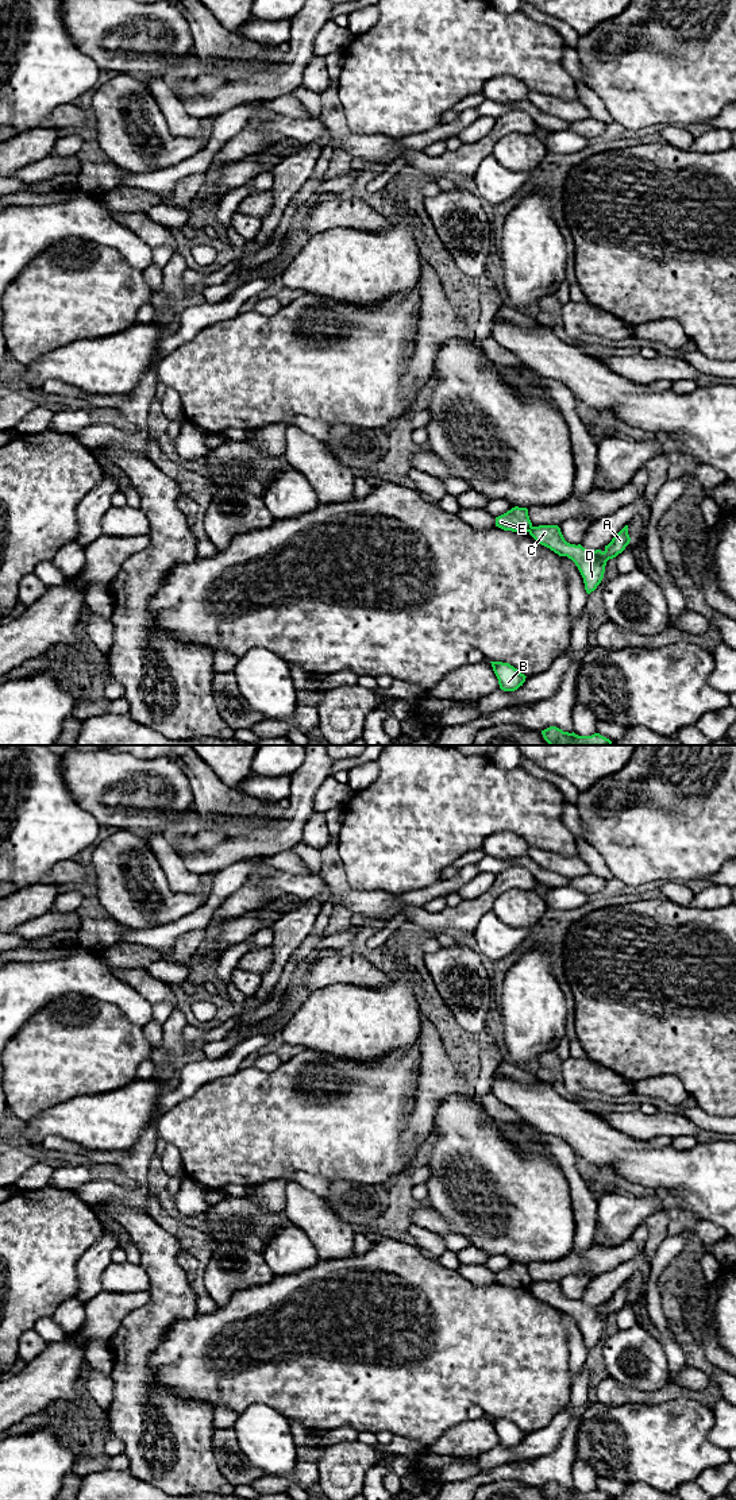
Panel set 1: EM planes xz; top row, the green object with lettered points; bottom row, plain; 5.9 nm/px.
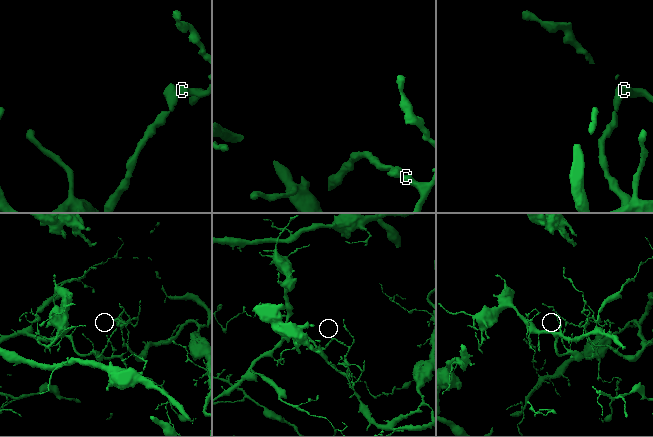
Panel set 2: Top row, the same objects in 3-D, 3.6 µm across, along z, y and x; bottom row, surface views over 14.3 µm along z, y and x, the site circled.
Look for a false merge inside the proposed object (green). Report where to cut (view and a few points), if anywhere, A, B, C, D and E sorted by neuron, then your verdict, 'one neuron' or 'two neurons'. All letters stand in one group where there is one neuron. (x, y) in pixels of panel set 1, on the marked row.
cut xz (532, 527), (528, 531); groups A C D / B E; two neurons

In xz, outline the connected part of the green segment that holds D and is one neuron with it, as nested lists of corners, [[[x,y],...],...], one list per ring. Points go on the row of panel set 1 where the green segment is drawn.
[[[539,525],[529,529],[529,535],[542,545],[550,548],[559,556],[567,556],[578,567],[587,594],[594,591],[601,583],[605,572],[605,566],[609,559],[616,558],[629,544],[628,525],[625,525],[613,539],[605,545],[605,551],[586,550],[581,544],[570,544],[564,540],[558,525]]]

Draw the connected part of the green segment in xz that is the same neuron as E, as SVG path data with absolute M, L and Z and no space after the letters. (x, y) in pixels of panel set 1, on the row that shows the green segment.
M515 506L506 513L496 517L496 527L512 532L529 532L532 523L527 508Z

